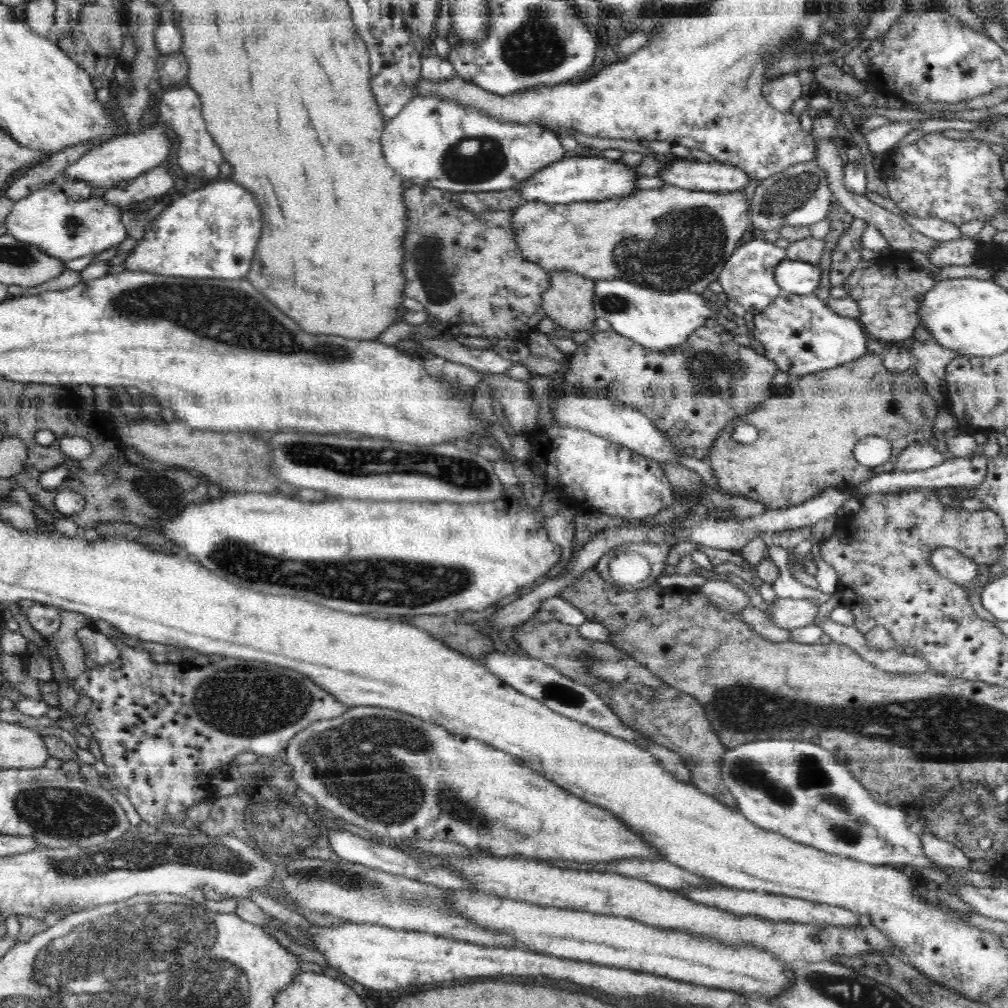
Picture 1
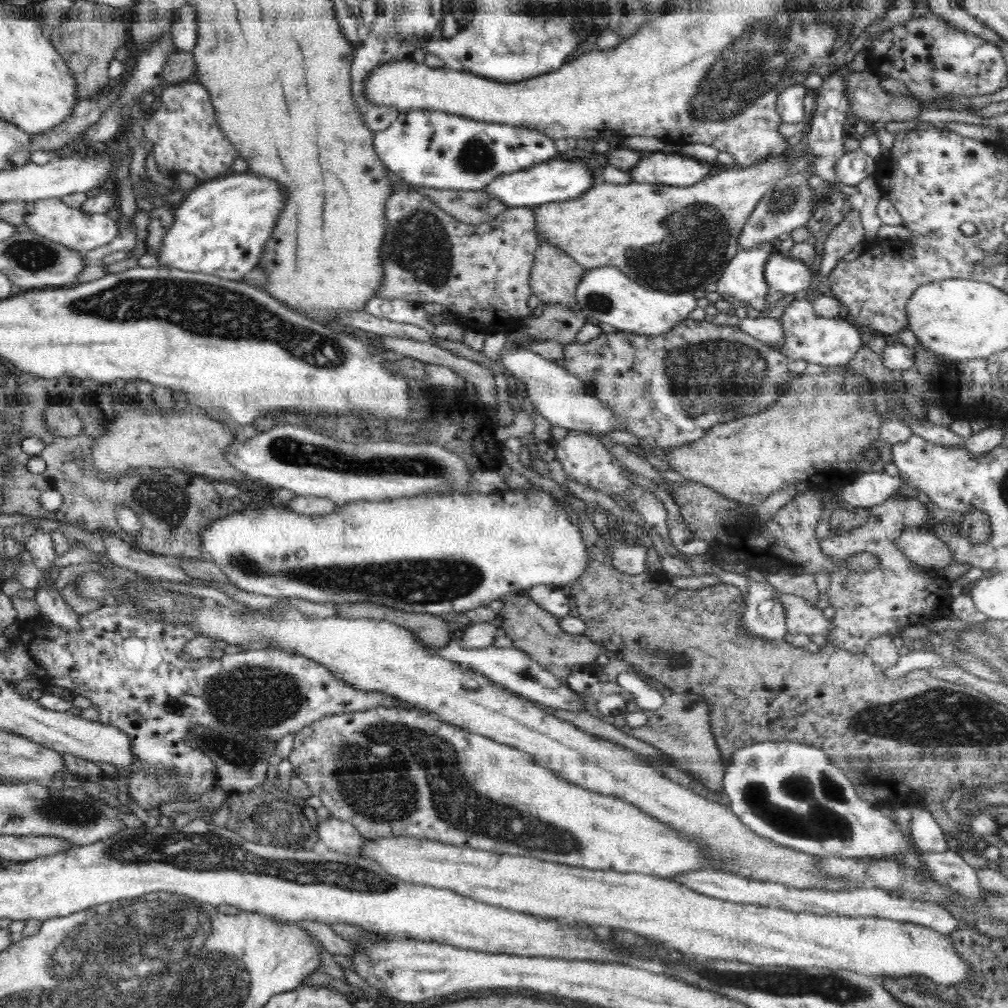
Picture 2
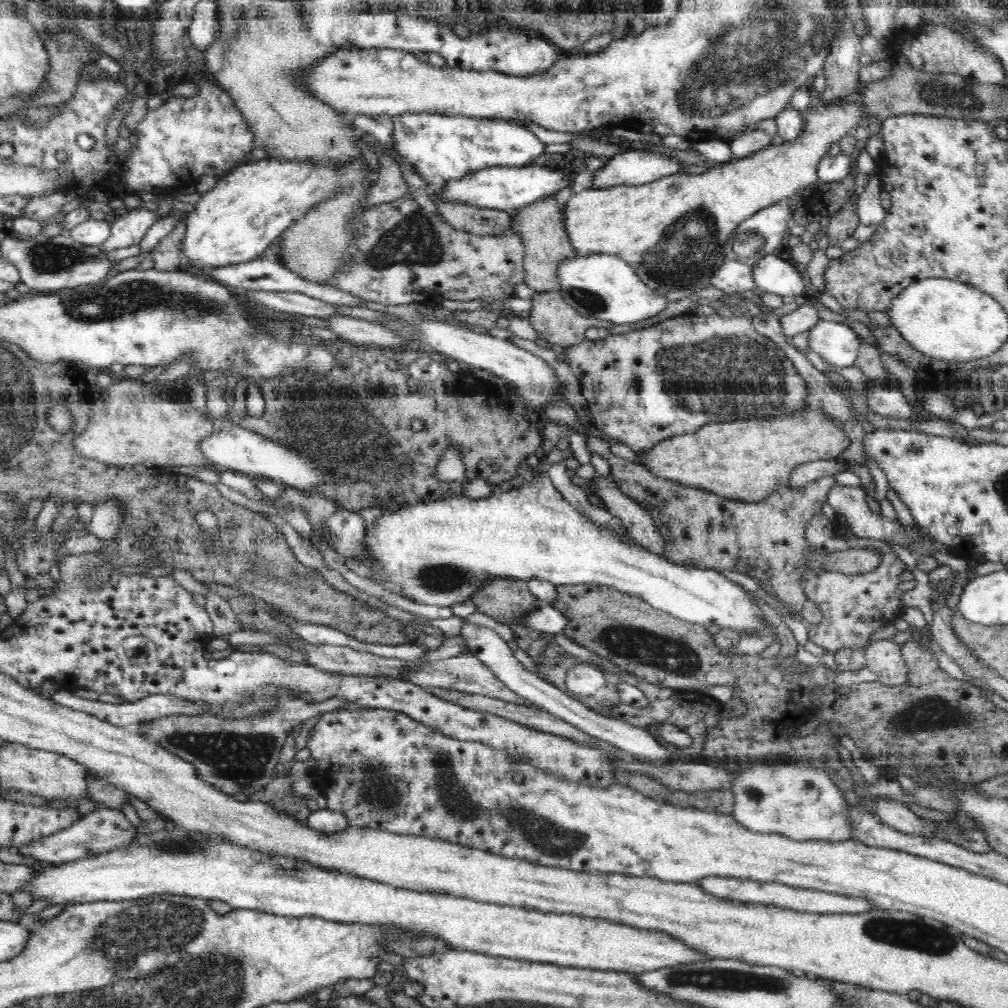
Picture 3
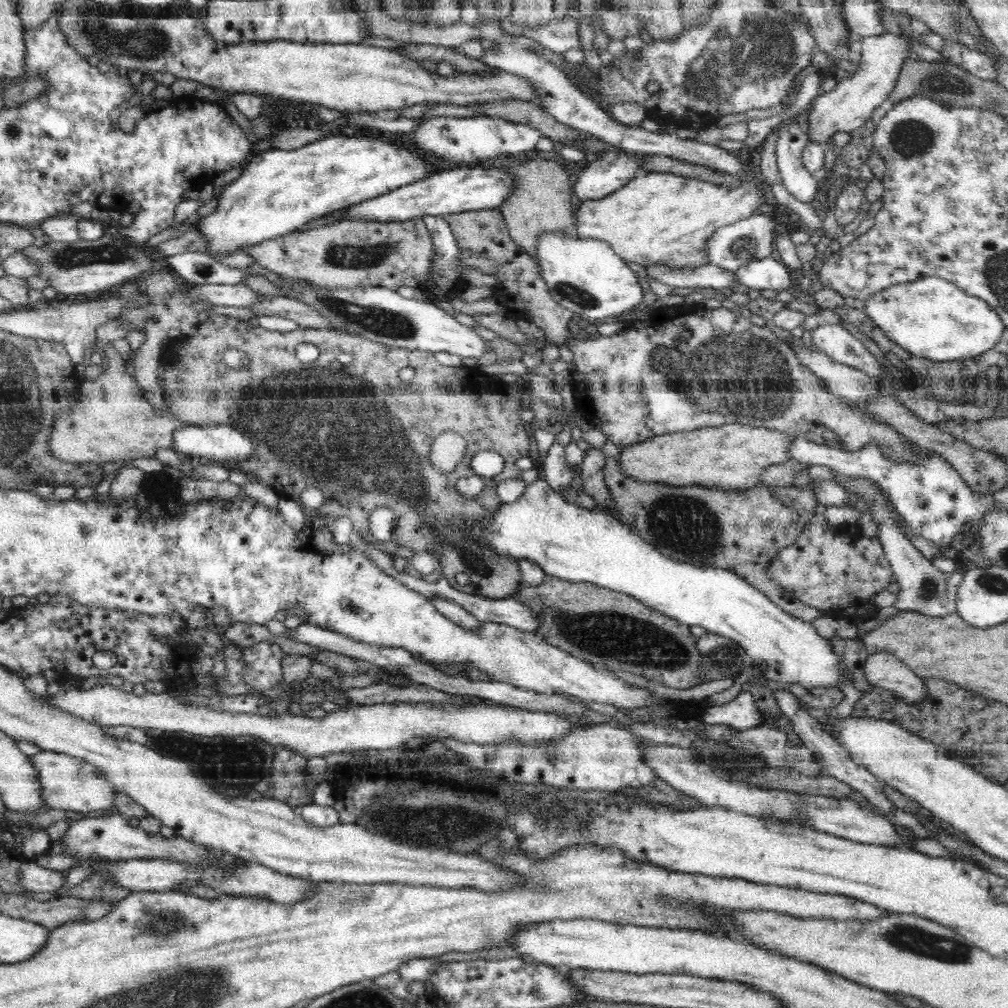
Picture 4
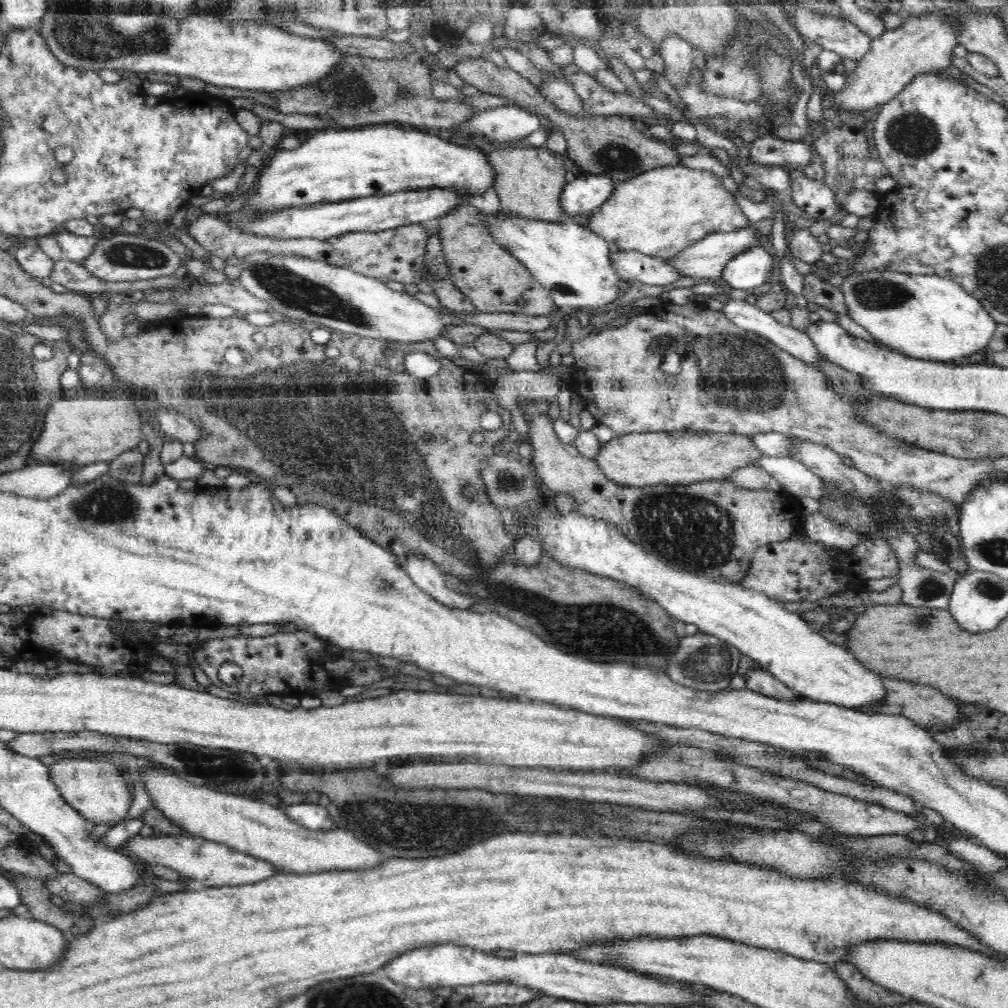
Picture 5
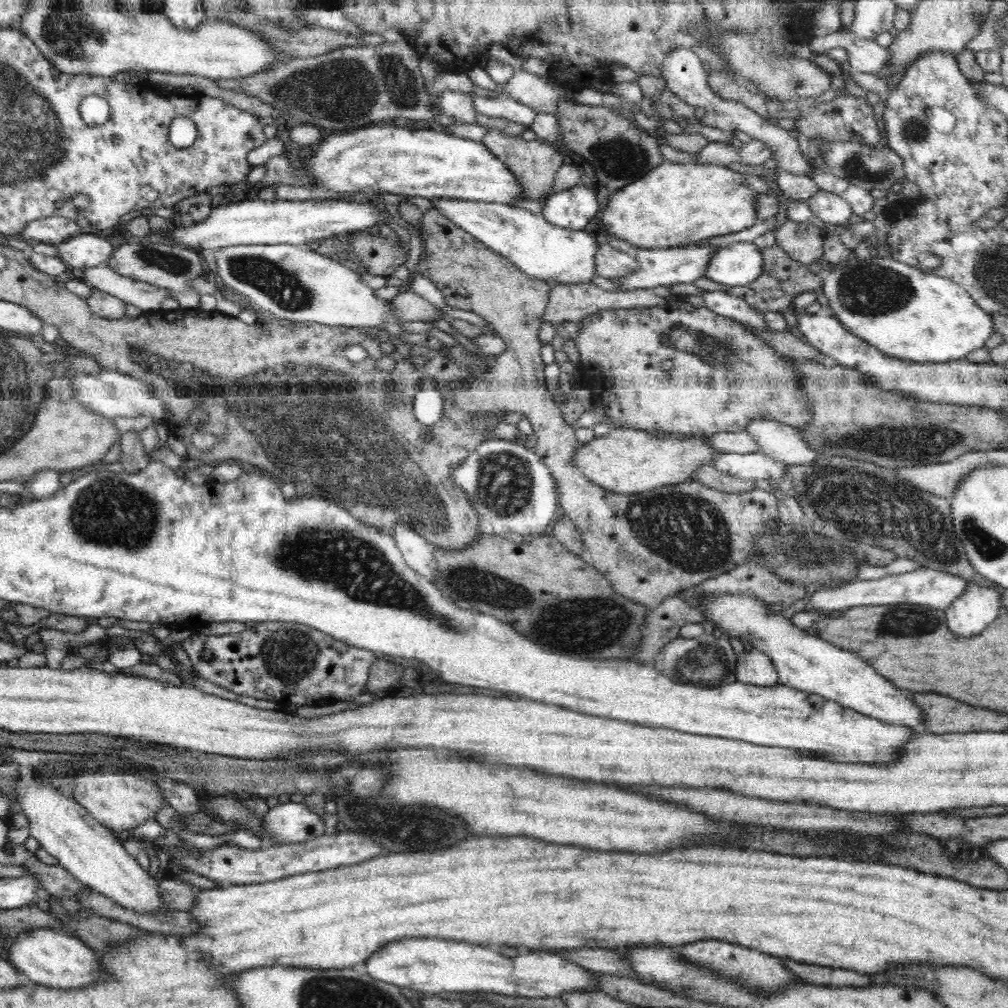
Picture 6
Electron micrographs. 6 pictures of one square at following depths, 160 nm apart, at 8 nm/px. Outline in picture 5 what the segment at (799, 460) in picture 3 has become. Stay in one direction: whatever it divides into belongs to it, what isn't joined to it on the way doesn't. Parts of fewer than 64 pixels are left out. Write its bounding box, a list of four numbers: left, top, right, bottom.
[593,432,765,487]

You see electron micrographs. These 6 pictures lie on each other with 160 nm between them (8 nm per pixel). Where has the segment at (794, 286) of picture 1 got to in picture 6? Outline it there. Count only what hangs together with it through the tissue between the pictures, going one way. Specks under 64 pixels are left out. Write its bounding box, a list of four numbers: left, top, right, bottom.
[706,241,764,286]

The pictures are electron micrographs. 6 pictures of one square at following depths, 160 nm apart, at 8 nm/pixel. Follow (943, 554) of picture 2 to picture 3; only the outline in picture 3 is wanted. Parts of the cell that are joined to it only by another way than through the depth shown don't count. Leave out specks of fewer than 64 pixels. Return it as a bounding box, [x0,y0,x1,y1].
[828,483,910,549]

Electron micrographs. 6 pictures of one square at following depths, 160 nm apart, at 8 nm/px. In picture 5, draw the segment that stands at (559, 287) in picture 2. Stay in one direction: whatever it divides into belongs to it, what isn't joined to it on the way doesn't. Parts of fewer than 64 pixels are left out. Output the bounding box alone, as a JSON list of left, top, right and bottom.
[488,145,568,222]

